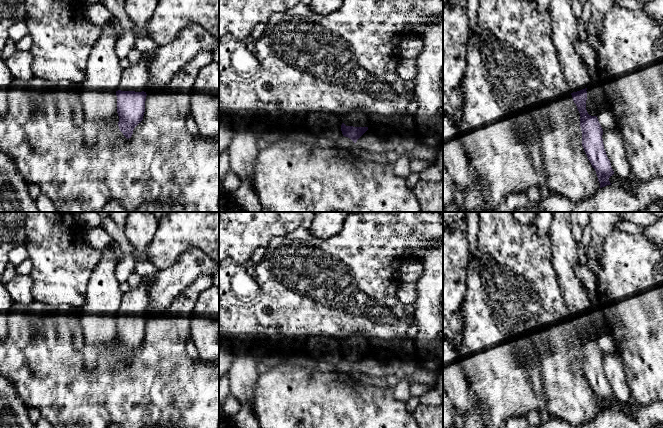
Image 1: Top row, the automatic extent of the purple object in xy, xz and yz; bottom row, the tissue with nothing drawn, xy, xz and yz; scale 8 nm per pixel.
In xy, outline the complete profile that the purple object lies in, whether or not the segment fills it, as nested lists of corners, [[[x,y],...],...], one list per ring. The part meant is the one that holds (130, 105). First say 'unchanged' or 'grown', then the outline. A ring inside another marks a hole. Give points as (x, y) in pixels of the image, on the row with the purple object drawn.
grown; [[[156,50],[146,53],[142,60],[132,62],[121,74],[119,90],[116,91],[118,126],[127,139],[131,138],[134,128],[143,120],[150,66]]]

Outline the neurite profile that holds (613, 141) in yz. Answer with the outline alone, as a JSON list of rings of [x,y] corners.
[[[616,129],[605,130],[602,139],[614,173],[622,180],[628,181],[631,168],[627,160],[621,132]]]

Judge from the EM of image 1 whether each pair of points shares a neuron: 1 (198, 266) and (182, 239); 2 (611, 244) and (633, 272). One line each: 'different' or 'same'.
1: different
2: same

